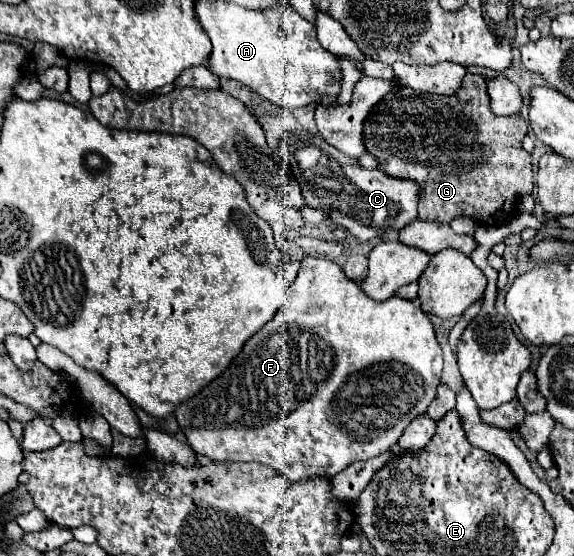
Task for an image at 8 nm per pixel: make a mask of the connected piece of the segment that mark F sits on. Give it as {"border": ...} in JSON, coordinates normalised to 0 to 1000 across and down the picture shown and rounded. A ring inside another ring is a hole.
{"border":[[[530,464],[519,500],[505,514],[505,536],[498,547],[484,558],[484,565],[453,594],[446,597],[422,626],[422,633],[404,647],[397,665],[383,673],[373,687],[366,687],[345,712],[334,719],[321,723],[307,737],[307,755],[334,799],[334,806],[366,824],[366,827],[408,827],[408,831],[453,831],[463,838],[474,838],[481,849],[498,856],[509,871],[516,867],[533,867],[540,860],[578,860],[589,849],[596,849],[603,838],[610,838],[620,827],[645,827],[655,824],[669,813],[676,813],[686,799],[693,799],[693,788],[700,784],[704,770],[718,759],[721,748],[735,745],[746,727],[760,716],[760,698],[767,694],[767,673],[770,673],[770,629],[760,612],[753,579],[735,554],[728,554],[725,543],[718,540],[700,540],[693,532],[683,532],[669,543],[659,543],[645,532],[634,529],[631,514],[596,489],[589,475],[568,464]],[[683,658],[700,658],[700,676],[683,662]]]}

